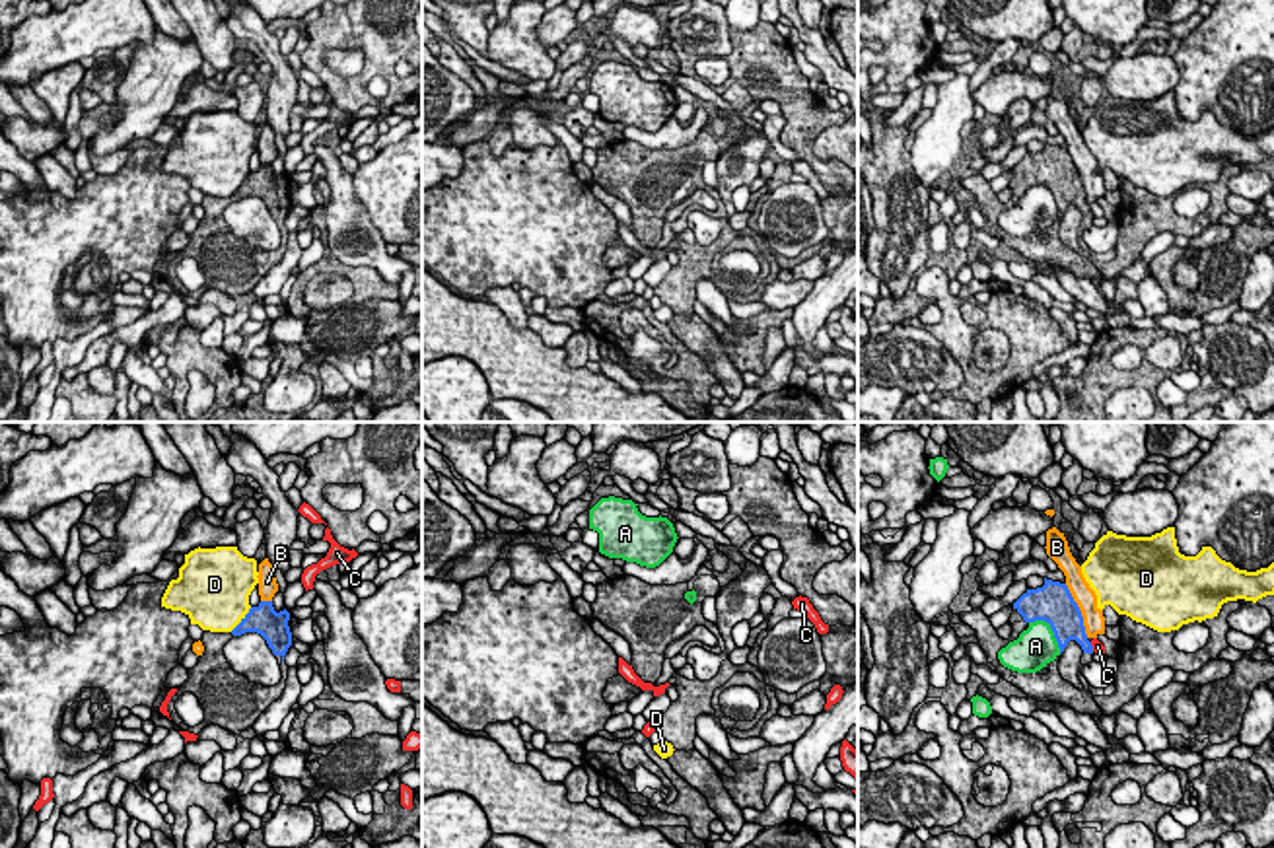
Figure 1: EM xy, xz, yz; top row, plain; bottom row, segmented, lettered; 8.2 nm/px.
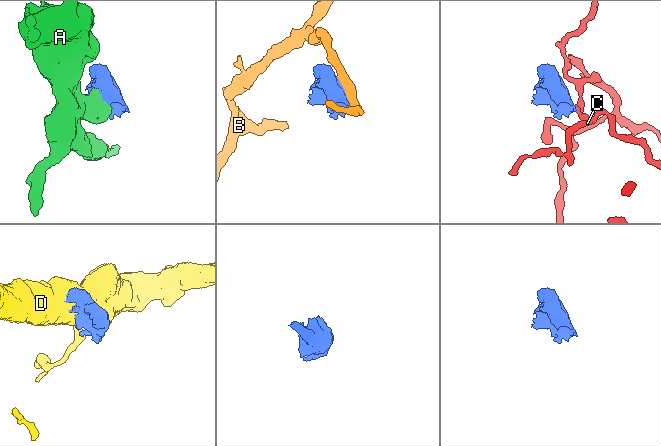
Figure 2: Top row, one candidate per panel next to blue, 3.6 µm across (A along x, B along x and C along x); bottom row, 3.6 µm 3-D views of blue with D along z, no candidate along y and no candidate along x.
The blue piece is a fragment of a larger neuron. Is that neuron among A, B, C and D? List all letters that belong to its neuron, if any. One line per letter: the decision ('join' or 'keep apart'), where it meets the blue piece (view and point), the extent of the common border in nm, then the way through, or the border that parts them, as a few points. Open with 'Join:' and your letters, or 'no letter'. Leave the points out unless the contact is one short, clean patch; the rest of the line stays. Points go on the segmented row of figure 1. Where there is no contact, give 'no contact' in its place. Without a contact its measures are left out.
Join: no letter
A: keep apart; contact yz (1051, 627); length 380 nm
B: keep apart; contact yz (1080, 611); length 480 nm
C: keep apart; contact yz (1092, 646); length 90 nm; border yz (1090, 642), (1094, 650)
D: keep apart; contact xy (242, 619); length 280 nm

